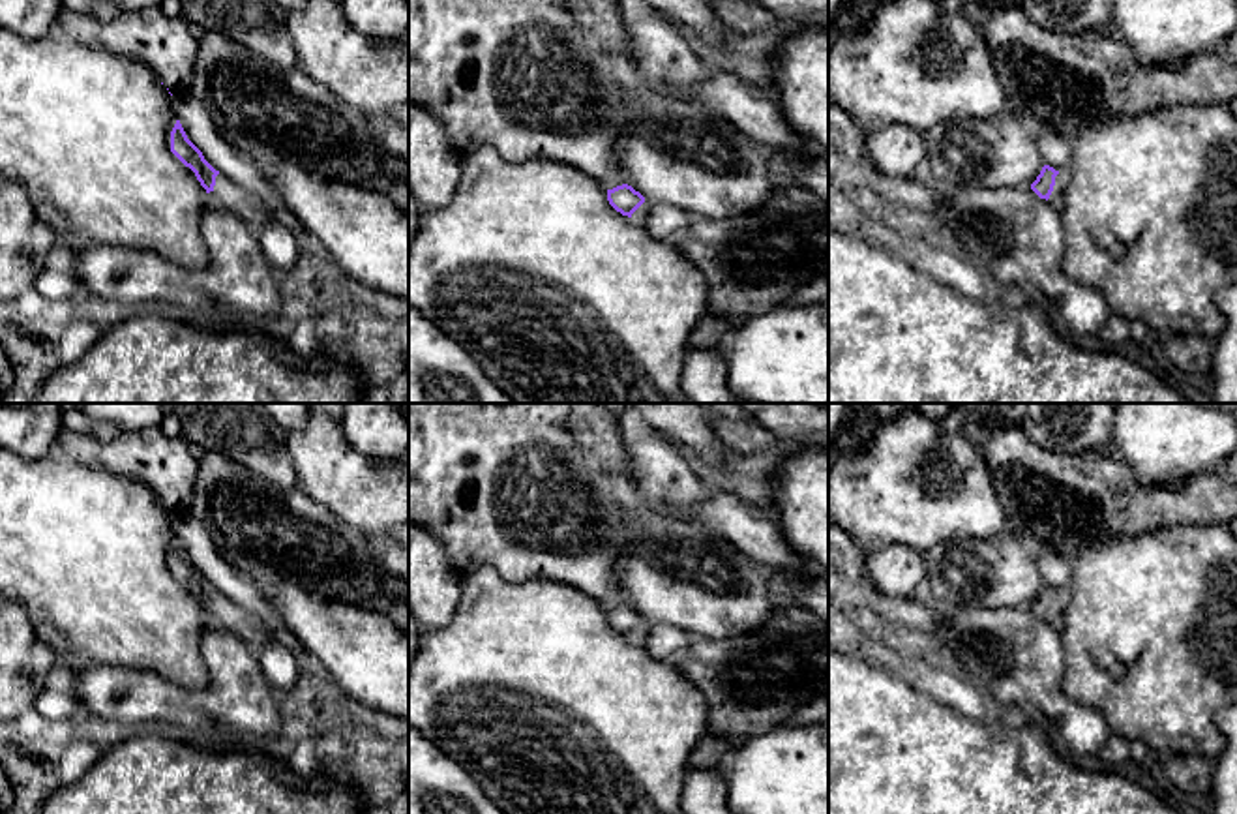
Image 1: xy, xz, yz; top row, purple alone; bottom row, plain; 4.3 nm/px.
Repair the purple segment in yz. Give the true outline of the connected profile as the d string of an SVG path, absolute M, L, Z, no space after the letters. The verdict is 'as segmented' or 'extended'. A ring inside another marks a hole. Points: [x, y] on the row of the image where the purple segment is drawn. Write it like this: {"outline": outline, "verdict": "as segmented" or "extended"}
{"outline": "M1044 165L1036 180L1031 184L1031 189L1061 212L1066 184L1066 173L1059 173L1053 167Z", "verdict": "extended"}

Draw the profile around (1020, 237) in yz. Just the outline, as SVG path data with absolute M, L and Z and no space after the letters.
M948 186L945 195L946 201L937 210L935 219L946 225L954 238L976 255L999 283L1008 289L1016 289L1023 281L1035 283L1048 298L1051 311L1074 334L1098 336L1111 311L1098 289L1063 272L1065 227L1055 206L1040 199L1031 186L1001 189Z

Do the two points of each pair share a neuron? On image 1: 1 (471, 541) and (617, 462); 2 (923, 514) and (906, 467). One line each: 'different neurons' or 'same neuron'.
1: different neurons
2: same neuron

